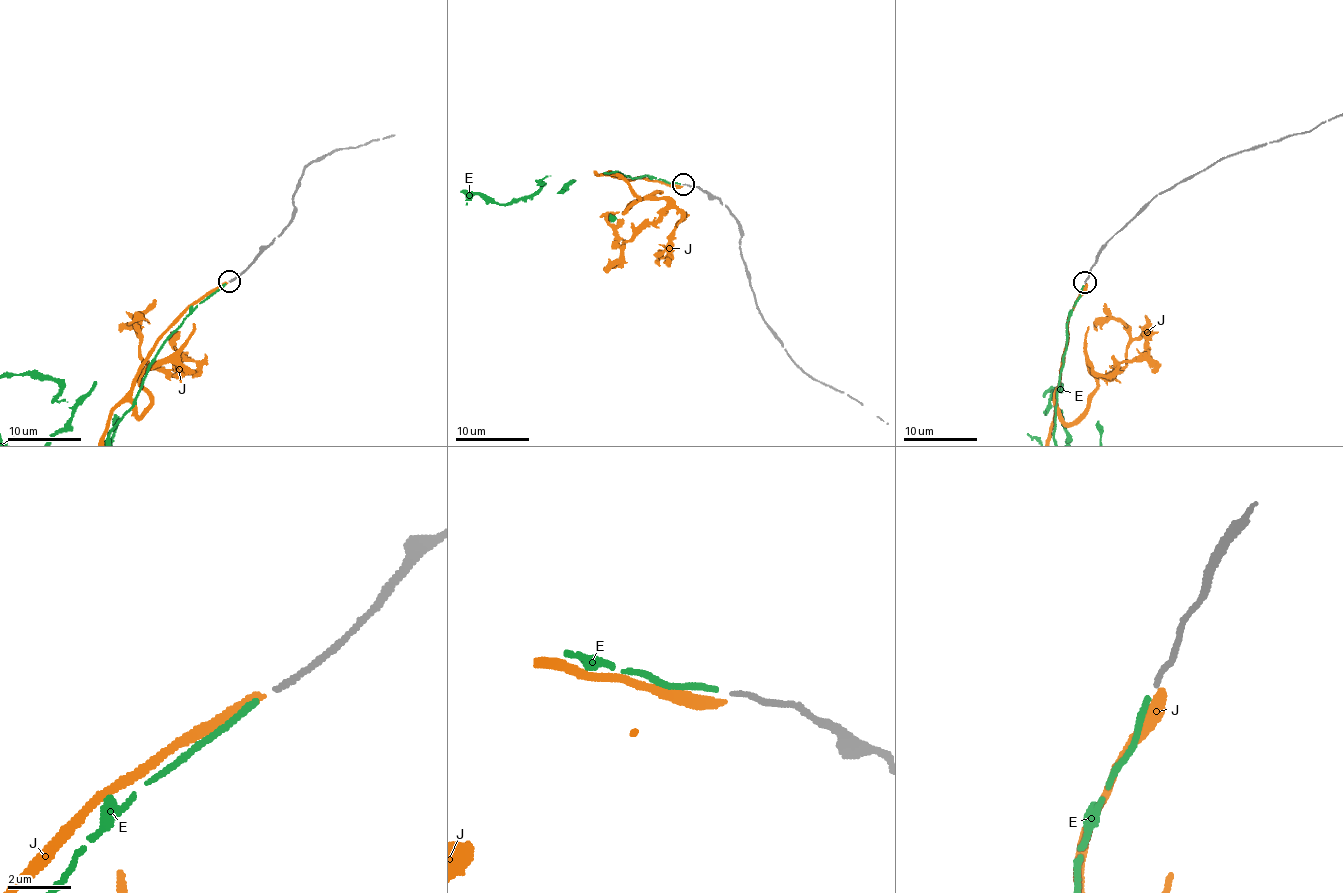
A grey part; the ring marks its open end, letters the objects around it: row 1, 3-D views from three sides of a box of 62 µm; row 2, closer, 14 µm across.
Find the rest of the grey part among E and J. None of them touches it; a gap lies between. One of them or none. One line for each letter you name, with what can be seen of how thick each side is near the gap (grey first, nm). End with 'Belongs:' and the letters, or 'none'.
E: Thickness 160 nm (grey) against 180 nm
Belongs: E

